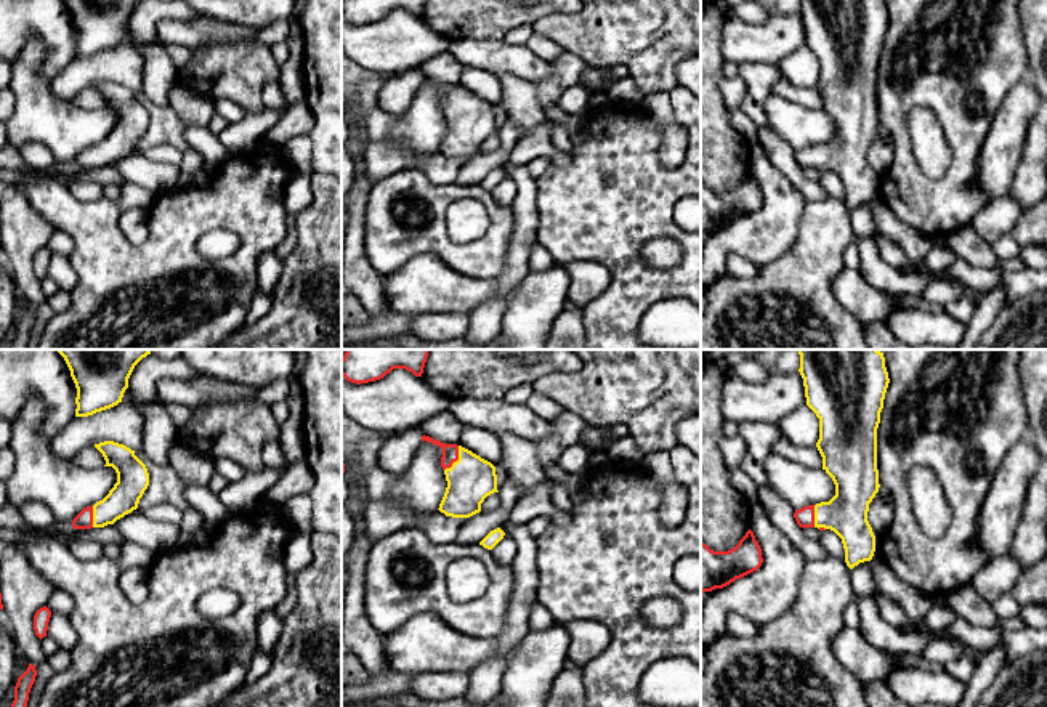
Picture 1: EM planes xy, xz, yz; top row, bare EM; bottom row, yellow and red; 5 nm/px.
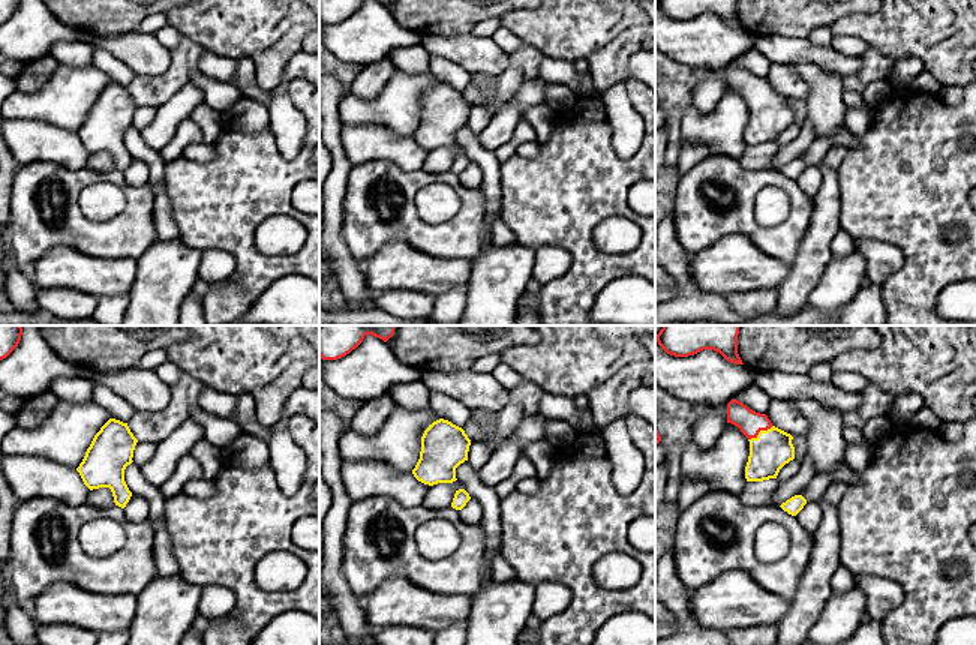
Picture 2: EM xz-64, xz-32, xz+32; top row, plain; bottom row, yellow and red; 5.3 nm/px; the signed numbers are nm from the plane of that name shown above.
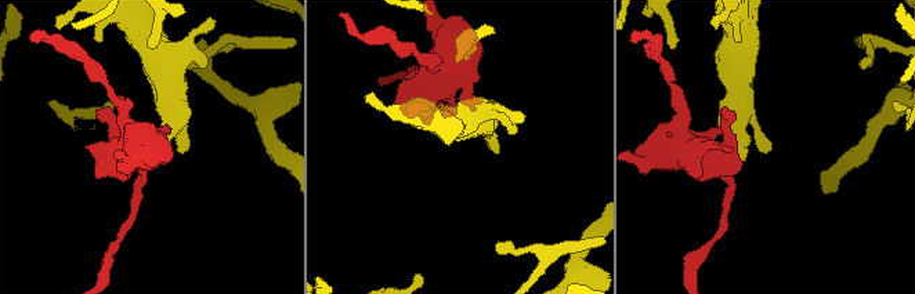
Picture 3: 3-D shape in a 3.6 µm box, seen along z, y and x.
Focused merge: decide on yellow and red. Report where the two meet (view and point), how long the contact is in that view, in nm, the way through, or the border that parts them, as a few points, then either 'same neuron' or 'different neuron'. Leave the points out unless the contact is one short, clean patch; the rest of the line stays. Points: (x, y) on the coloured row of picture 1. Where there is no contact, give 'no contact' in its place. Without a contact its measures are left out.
xz (459, 459) | 150 nm | across xz (470, 480), (459, 459), (449, 451) | same neuron

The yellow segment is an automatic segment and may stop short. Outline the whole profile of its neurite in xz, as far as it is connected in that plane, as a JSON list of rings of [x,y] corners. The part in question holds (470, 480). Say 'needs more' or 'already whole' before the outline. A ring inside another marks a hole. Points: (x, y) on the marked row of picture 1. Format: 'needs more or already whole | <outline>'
needs more | [[[425,434],[422,441],[443,449],[441,467],[447,487],[438,508],[441,513],[470,518],[481,511],[487,495],[499,492],[495,467],[491,462],[457,444],[444,444]]]

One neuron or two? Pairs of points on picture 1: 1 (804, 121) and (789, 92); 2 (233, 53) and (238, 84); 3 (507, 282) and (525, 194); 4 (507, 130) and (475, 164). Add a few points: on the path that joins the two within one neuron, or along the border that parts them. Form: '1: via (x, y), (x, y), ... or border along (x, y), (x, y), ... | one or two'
1: border along (772, 92), (804, 106), (821, 109) | two
2: via (233, 61), (238, 76) | one
3: via (517, 260), (525, 236), (525, 217) | one
4: via (507, 141), (486, 162) | one

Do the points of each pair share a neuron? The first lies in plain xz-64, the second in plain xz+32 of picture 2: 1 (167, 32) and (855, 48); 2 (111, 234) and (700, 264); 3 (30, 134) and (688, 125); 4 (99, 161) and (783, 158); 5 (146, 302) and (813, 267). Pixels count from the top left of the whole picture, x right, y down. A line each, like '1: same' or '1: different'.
1: same
2: different
3: different
4: same
5: different

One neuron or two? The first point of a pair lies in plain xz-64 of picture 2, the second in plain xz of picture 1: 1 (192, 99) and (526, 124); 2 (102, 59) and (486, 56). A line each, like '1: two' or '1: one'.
1: two
2: two

